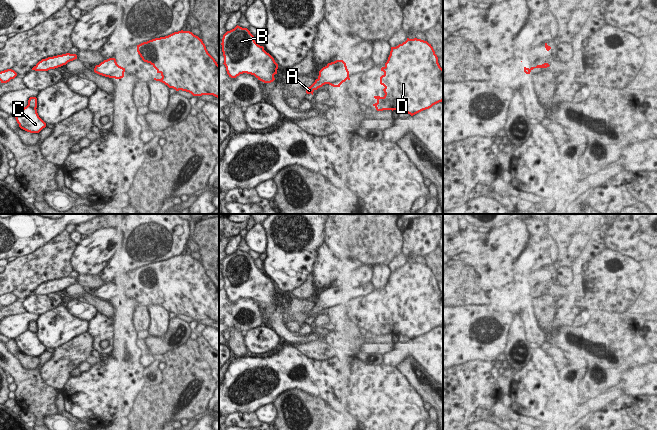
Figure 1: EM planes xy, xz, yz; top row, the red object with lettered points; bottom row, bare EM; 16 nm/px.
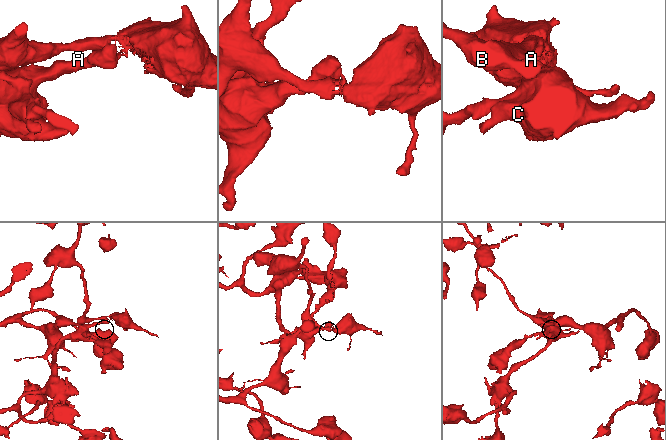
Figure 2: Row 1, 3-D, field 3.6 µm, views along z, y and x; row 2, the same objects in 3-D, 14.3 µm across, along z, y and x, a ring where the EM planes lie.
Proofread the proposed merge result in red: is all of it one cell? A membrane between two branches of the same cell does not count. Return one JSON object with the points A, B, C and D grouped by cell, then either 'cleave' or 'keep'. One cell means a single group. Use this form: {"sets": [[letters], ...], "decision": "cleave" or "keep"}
{"sets": [["A", "C"], ["B", "D"]], "decision": "cleave"}

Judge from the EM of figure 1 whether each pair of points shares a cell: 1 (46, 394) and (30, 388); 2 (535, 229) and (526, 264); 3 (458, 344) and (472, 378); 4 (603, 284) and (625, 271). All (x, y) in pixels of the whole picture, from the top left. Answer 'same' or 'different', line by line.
1: same
2: same
3: different
4: same

